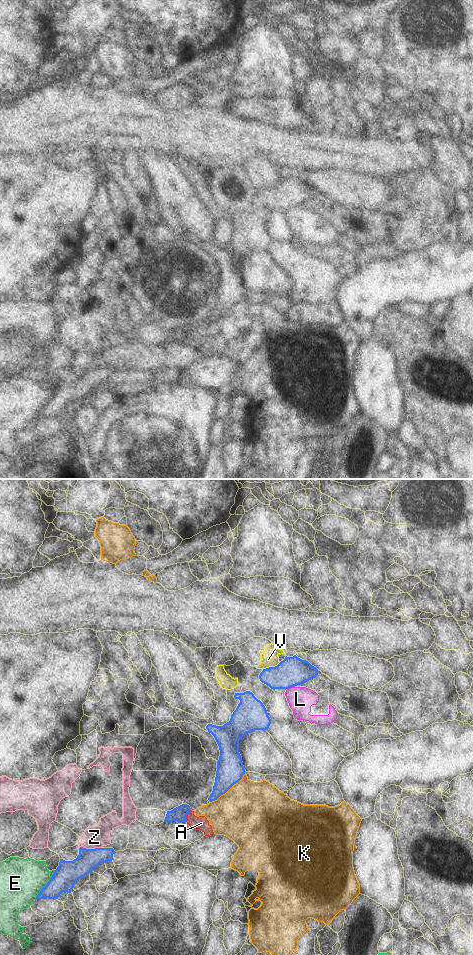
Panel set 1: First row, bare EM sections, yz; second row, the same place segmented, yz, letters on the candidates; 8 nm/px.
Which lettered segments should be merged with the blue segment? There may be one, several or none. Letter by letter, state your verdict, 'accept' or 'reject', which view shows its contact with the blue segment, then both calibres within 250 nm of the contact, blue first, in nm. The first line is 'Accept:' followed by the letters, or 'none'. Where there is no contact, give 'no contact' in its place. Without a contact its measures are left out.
Accept: none
A: reject; meets blue in yz; 120 nm thick on the blue side, 120 nm on the other
E: reject; meets blue in yz; 190 nm thick on the blue side, 360 nm on the other
K: reject; meets blue in yz; 220 nm thick on the blue side, 500 nm on the other
L: reject; meets blue in yz; 240 nm thick on the blue side, 200 nm on the other
V: reject; meets blue in yz; 240 nm thick on the blue side, 120 nm on the other
Z: reject; meets blue in yz; 190 nm thick on the blue side, 180 nm on the other

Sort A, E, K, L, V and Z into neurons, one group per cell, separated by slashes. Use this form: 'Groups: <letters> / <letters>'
Groups: A K / E / L / V / Z

